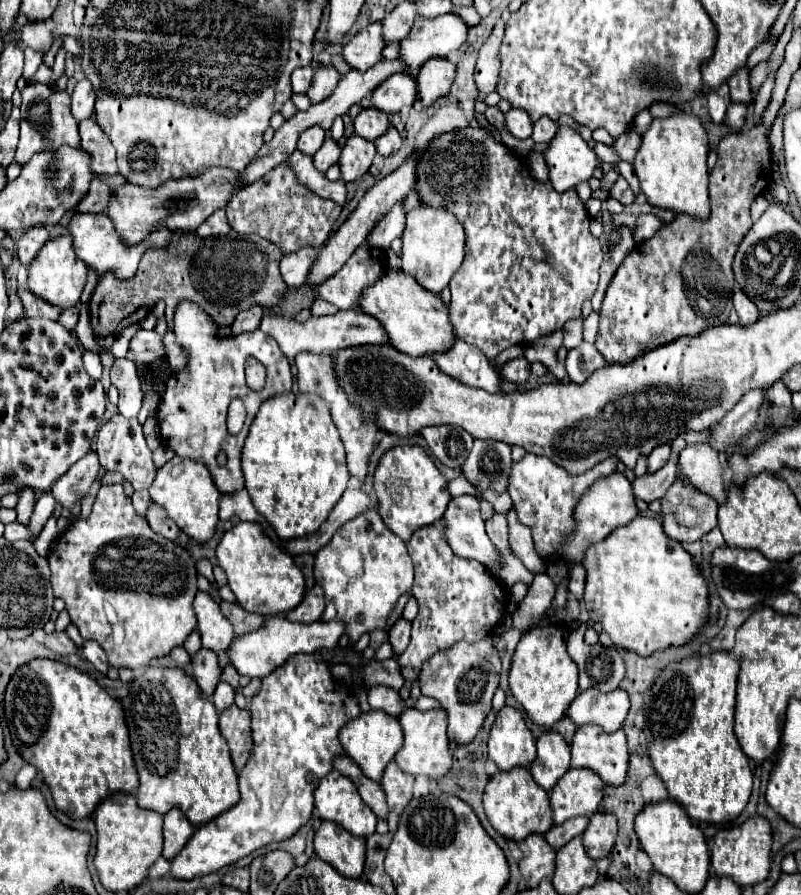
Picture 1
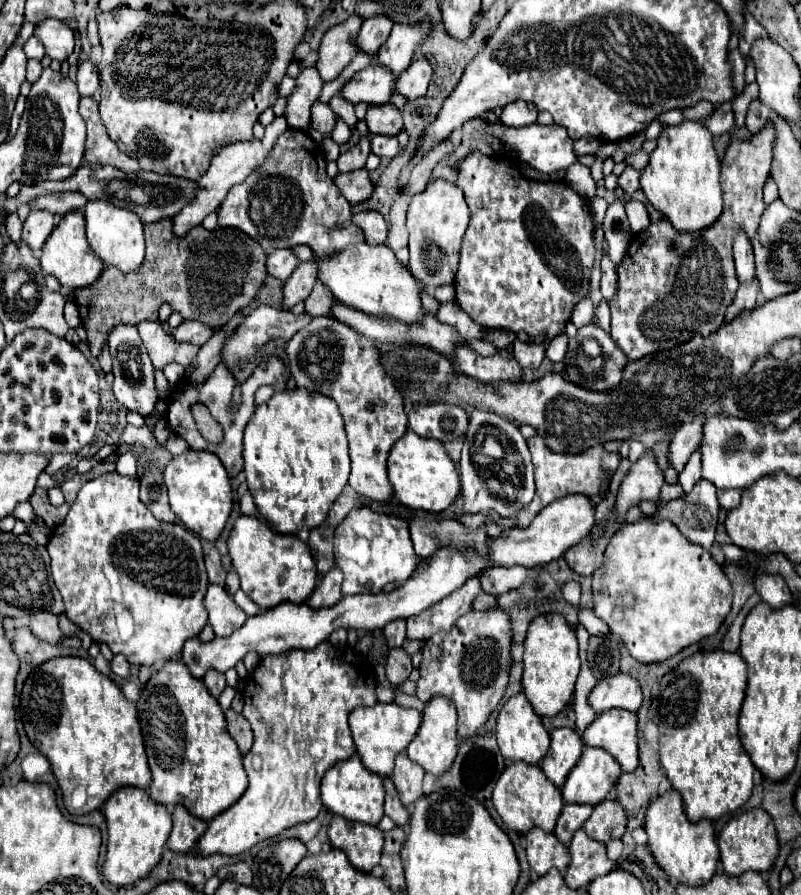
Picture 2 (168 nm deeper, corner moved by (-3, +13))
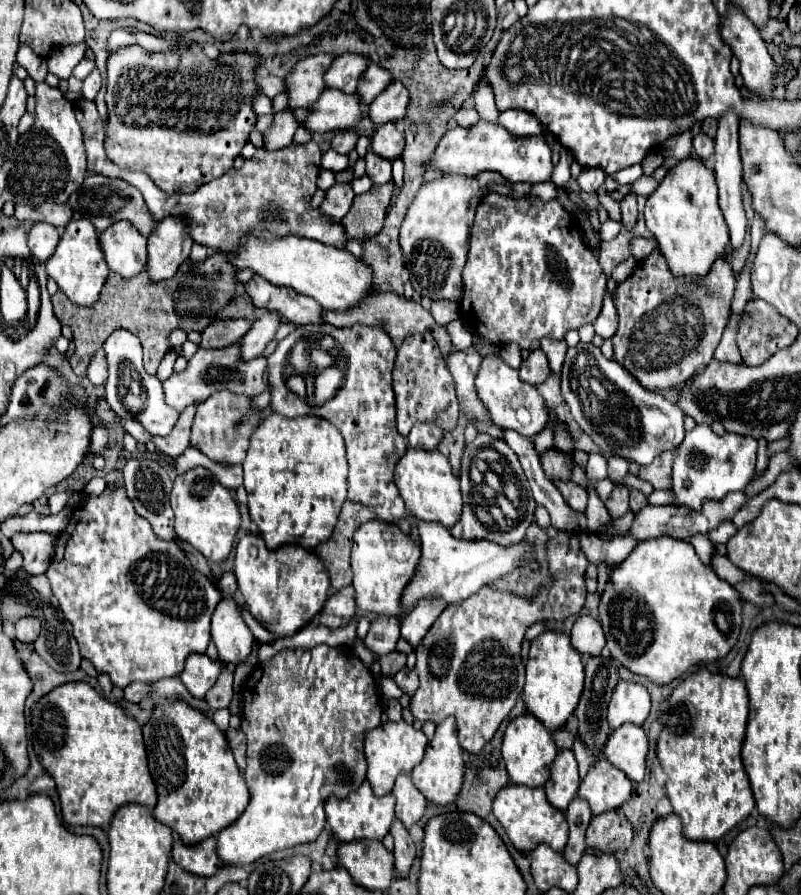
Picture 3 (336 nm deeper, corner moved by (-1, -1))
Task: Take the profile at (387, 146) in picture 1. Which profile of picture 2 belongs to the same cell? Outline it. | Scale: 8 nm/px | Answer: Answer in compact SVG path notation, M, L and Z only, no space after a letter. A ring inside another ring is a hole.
M378 134L378 136L372 136L370 142L372 142L372 152L376 156L380 156L382 160L390 160L400 152L396 136L380 136Z

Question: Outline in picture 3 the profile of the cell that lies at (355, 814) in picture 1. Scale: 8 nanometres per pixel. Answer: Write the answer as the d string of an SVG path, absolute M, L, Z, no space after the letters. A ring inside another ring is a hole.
M364 782L356 792L352 792L348 798L340 800L340 798L330 798L326 802L326 818L328 824L332 826L334 836L340 842L352 842L352 840L382 840L388 830L390 824L394 820L394 794L386 794L386 796L374 796L372 788L368 782Z

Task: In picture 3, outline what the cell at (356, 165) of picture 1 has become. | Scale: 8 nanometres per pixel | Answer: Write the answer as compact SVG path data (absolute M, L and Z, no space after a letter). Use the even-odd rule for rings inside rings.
M334 184L332 188L326 190L326 198L320 204L320 210L324 210L324 214L332 216L332 218L344 218L344 214L350 210L354 200L354 192L350 184Z

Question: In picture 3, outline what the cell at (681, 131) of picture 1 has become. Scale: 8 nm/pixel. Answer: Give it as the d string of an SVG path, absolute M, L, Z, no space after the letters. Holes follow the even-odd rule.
M690 156L668 172L656 192L648 198L644 220L648 230L658 240L670 272L676 276L704 278L712 264L728 254L728 226L718 206L714 174L702 164L700 158Z

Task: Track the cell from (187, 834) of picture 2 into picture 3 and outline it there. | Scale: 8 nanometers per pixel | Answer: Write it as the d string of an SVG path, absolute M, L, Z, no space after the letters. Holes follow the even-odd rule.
M214 836L194 846L186 846L182 844L182 840L174 842L172 858L184 870L192 874L200 874L200 876L216 874L216 870L220 870L220 864L222 864L220 858L216 858L216 838Z

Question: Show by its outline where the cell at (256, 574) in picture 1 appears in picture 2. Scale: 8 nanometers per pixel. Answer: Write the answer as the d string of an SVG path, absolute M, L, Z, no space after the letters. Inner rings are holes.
M240 516L234 524L234 528L230 530L228 536L228 554L232 558L232 568L234 572L240 576L240 586L244 590L244 594L248 598L252 598L260 608L268 610L274 608L282 602L292 602L292 604L302 604L308 600L310 592L316 588L316 566L310 554L310 548L304 540L296 538L296 536L288 536L288 534L278 534L274 532L270 526L266 526L260 518L256 516Z

